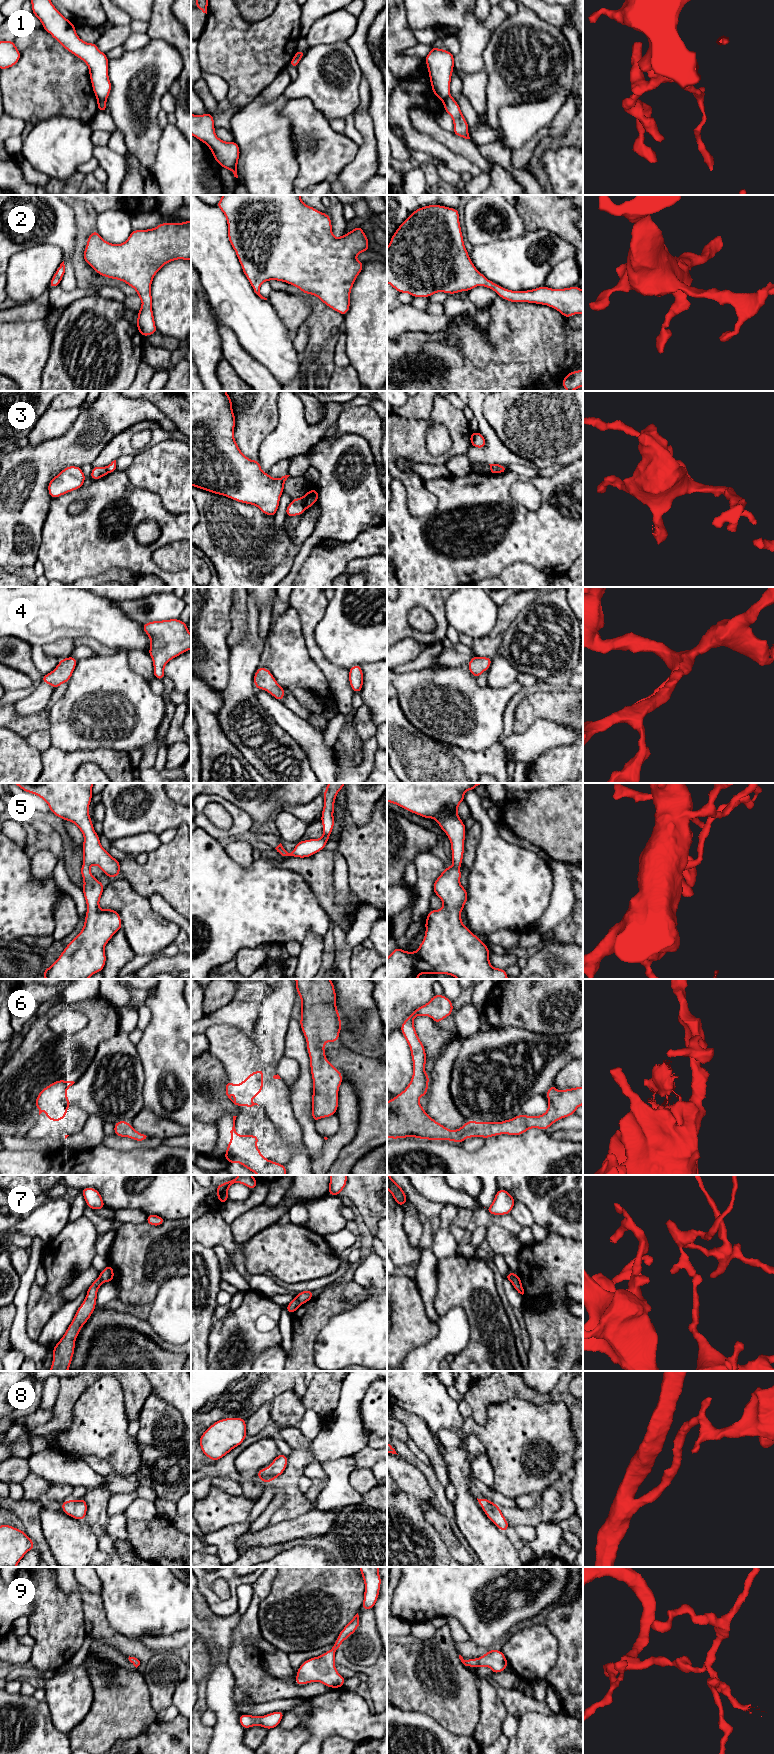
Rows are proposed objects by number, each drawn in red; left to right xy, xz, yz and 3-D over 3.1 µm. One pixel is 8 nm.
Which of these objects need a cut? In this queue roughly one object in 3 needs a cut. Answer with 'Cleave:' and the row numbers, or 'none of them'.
Cleave: 1, 3, 7

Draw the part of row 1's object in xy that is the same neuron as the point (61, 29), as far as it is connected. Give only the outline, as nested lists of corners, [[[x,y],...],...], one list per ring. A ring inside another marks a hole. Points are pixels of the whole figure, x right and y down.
[[[31,0],[32,13],[41,21],[43,29],[57,40],[67,51],[83,60],[89,68],[89,76],[97,99],[106,101],[111,92],[111,82],[108,76],[108,61],[106,53],[101,52],[96,43],[87,43],[79,38],[75,25],[66,19],[50,0]]]

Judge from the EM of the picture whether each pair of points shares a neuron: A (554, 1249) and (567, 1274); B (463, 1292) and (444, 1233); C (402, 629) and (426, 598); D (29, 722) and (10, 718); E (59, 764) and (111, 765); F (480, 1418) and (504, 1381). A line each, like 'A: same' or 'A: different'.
A: same
B: different
C: same
D: same
E: same
F: same

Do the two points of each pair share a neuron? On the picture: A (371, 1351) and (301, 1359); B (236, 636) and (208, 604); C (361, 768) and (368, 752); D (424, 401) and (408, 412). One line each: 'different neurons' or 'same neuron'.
A: different neurons
B: different neurons
C: same neuron
D: same neuron

